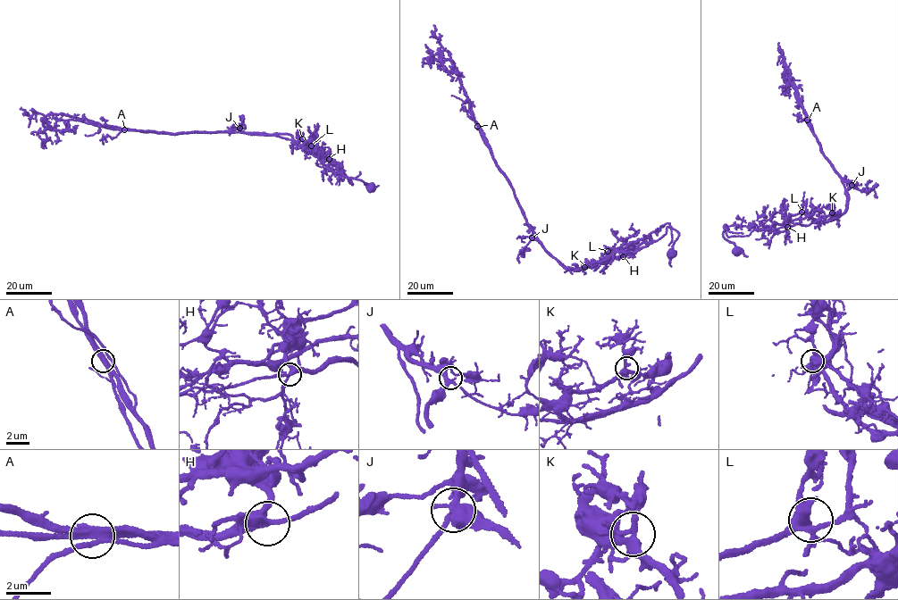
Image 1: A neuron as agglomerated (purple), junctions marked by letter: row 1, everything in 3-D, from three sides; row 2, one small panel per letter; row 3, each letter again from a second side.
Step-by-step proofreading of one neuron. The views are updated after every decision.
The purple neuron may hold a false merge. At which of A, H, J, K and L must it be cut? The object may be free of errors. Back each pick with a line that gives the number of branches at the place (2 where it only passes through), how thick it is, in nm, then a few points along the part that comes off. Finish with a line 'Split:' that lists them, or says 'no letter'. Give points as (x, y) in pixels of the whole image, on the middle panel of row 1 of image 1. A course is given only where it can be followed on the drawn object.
A: 4 branches meet; 340 nm thick; foreign part runs (477, 126), (527, 222), (562, 266), (579, 270), (625, 256), (655, 242), (667, 227), (672, 235), (668, 245)
Split: A

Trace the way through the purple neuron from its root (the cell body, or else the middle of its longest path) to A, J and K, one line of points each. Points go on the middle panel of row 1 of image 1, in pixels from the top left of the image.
A: (672, 252), (678, 235), (667, 223), (632, 248), (611, 252), (588, 267), (563, 268), (529, 227), (477, 126)
J: (672, 252), (678, 235), (667, 223), (632, 248), (613, 252), (575, 270), (563, 268), (532, 237)
K: (672, 252), (678, 235), (667, 223), (640, 239), (632, 248), (613, 252), (584, 267)

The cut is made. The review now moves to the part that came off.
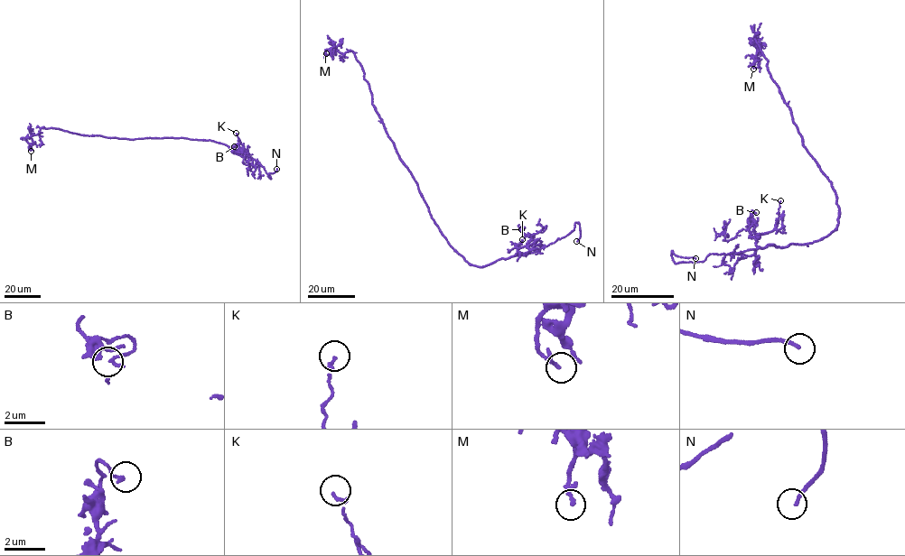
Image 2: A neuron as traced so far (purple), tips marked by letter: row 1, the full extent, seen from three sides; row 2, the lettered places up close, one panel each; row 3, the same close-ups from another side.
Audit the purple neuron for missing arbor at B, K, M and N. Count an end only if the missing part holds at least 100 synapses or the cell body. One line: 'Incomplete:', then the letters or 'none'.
Incomplete: N

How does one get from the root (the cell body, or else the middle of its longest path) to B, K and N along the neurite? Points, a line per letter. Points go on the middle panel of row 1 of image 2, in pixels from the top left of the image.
B: (433, 219), (465, 261), (480, 267), (530, 251), (527, 244), (532, 236), (521, 231), (524, 227), (521, 229)
K: (433, 219), (465, 261), (480, 267), (501, 258), (526, 254), (530, 251), (526, 245), (517, 246), (522, 239)
N: (433, 219), (465, 261), (480, 267), (536, 252), (564, 237), (576, 222), (581, 231), (576, 241)

